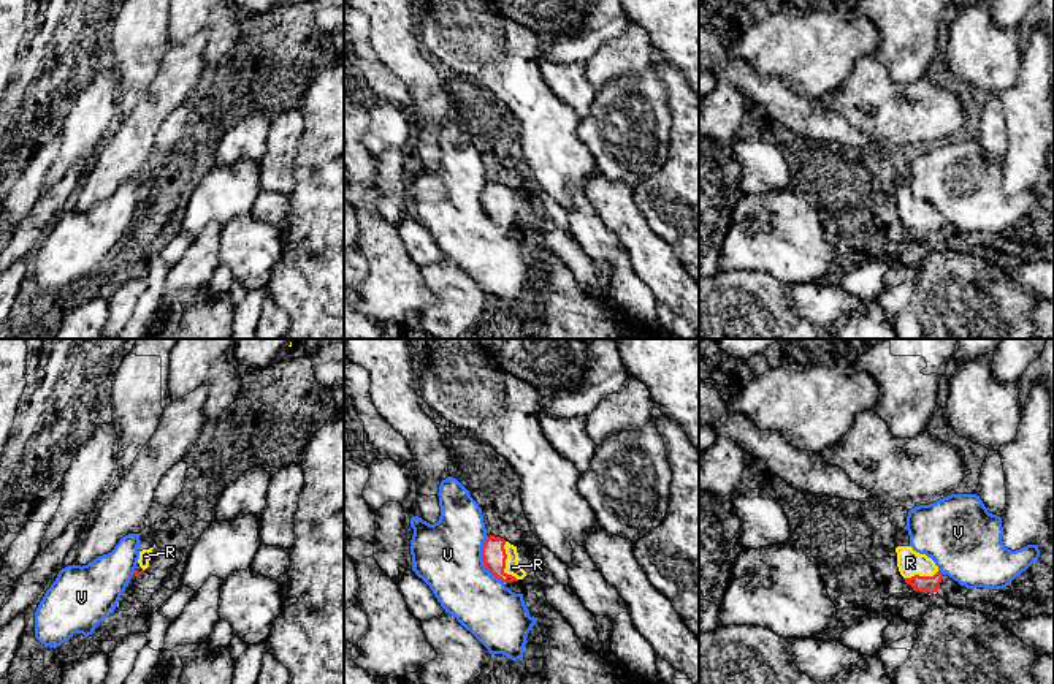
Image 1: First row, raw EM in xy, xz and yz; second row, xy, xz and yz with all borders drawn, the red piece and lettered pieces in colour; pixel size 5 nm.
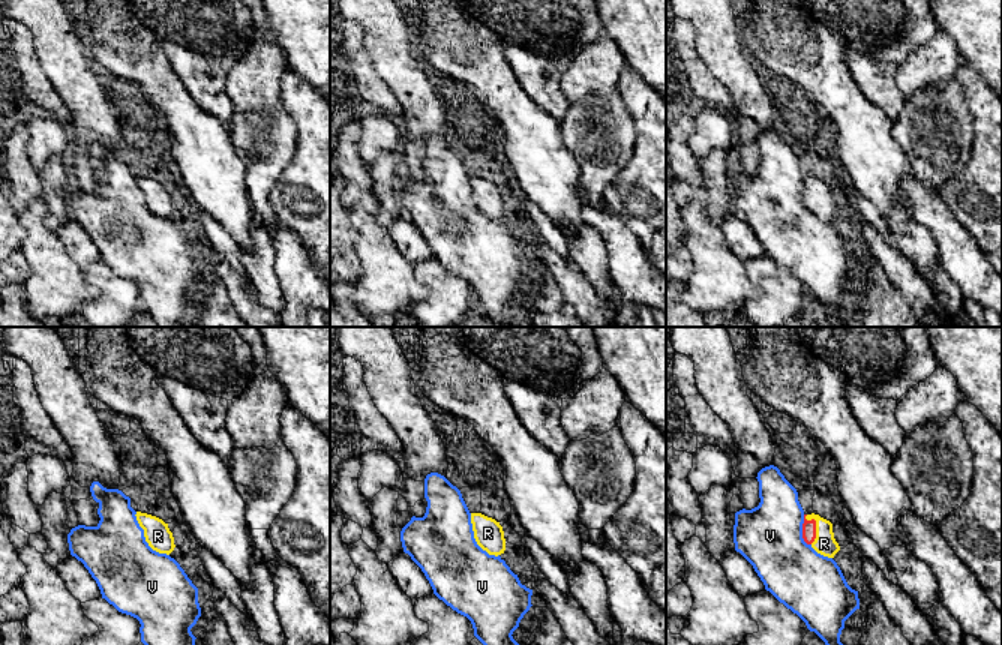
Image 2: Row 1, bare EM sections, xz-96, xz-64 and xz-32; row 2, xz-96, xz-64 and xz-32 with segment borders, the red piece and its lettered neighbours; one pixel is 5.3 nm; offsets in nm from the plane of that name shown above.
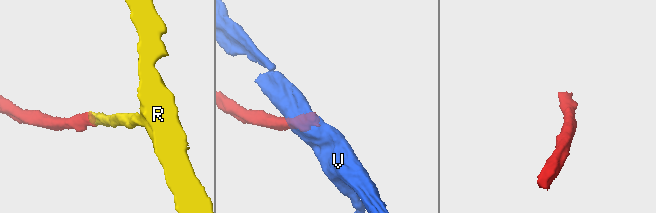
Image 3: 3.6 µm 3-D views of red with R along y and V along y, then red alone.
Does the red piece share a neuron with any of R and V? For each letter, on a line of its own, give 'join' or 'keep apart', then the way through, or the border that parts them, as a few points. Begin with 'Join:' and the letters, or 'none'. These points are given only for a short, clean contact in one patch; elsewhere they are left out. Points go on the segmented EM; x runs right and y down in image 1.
Join: R
R: join | across xz (493, 554), (504, 562), (512, 567)
V: keep apart

